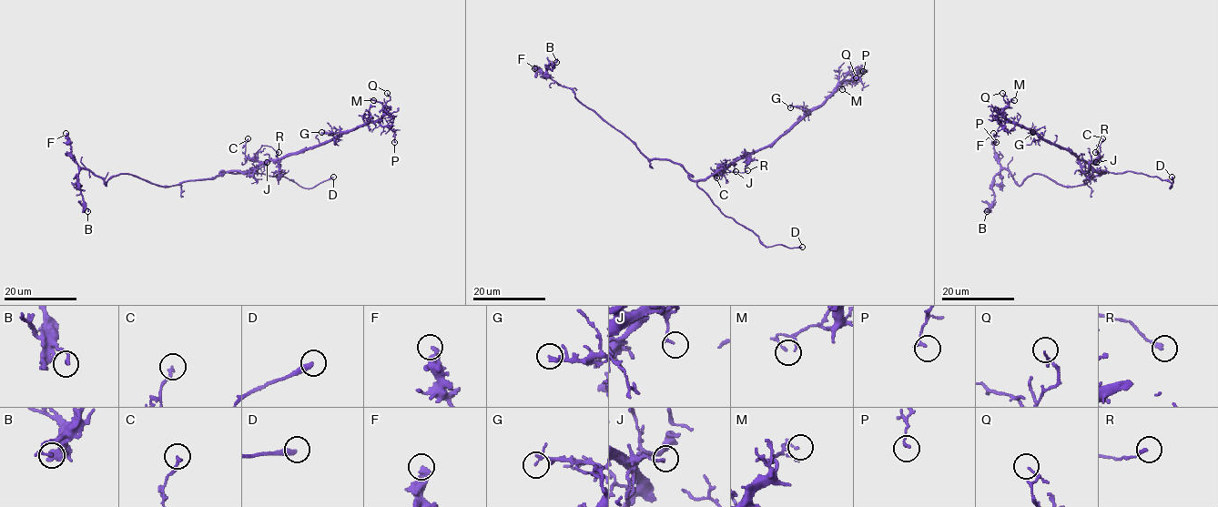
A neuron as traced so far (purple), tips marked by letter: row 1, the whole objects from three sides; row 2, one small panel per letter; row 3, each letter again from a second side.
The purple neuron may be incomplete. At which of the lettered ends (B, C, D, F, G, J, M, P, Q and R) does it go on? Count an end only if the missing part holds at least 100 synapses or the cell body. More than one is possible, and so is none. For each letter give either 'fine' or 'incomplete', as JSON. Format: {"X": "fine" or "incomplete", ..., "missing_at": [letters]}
{"B": "fine", "C": "fine", "D": "incomplete", "F": "fine", "G": "fine", "J": "fine", "M": "fine", "P": "fine", "Q": "fine", "R": "fine", "missing_at": ["D"]}

